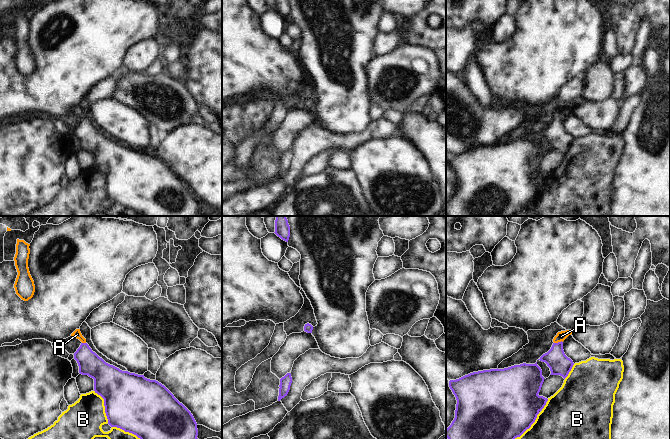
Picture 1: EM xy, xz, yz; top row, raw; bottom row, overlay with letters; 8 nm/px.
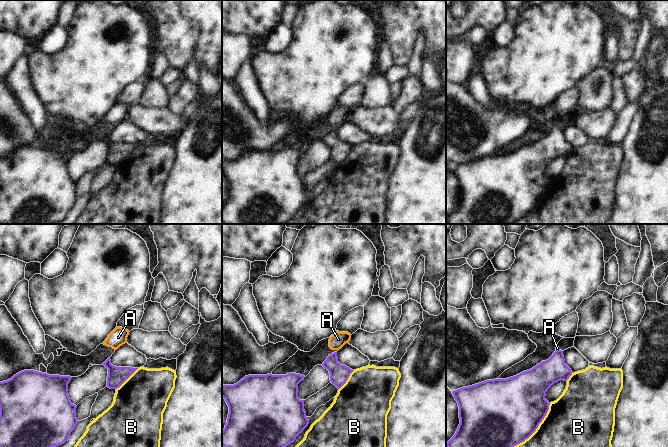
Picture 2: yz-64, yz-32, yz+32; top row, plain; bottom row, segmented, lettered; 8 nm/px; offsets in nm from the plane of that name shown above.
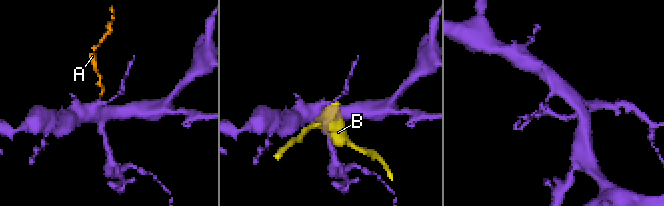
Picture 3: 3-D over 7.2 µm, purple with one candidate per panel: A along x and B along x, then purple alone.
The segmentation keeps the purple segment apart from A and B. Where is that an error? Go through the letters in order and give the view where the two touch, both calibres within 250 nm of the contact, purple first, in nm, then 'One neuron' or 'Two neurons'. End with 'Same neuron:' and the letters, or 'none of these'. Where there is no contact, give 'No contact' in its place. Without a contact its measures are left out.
A: Touches purple in yz. Thickness 170 nm (purple) against 80 nm. One neuron
B: Touches purple in xy. Thickness 460 nm (purple) against 320 nm. Two neurons
Same neuron: A.

